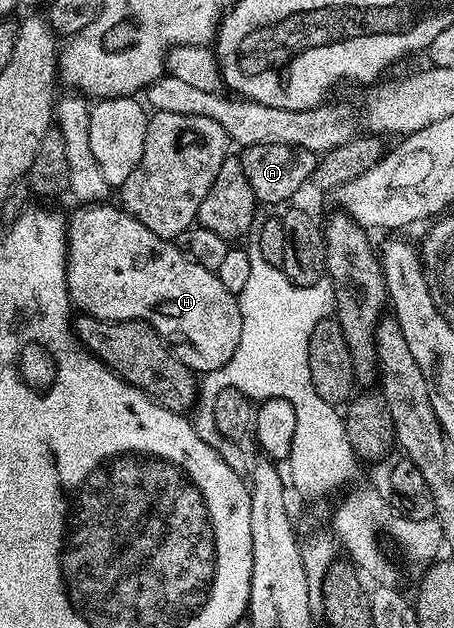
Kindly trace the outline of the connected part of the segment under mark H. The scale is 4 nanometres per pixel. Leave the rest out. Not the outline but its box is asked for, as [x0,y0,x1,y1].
[66,204,242,376]

